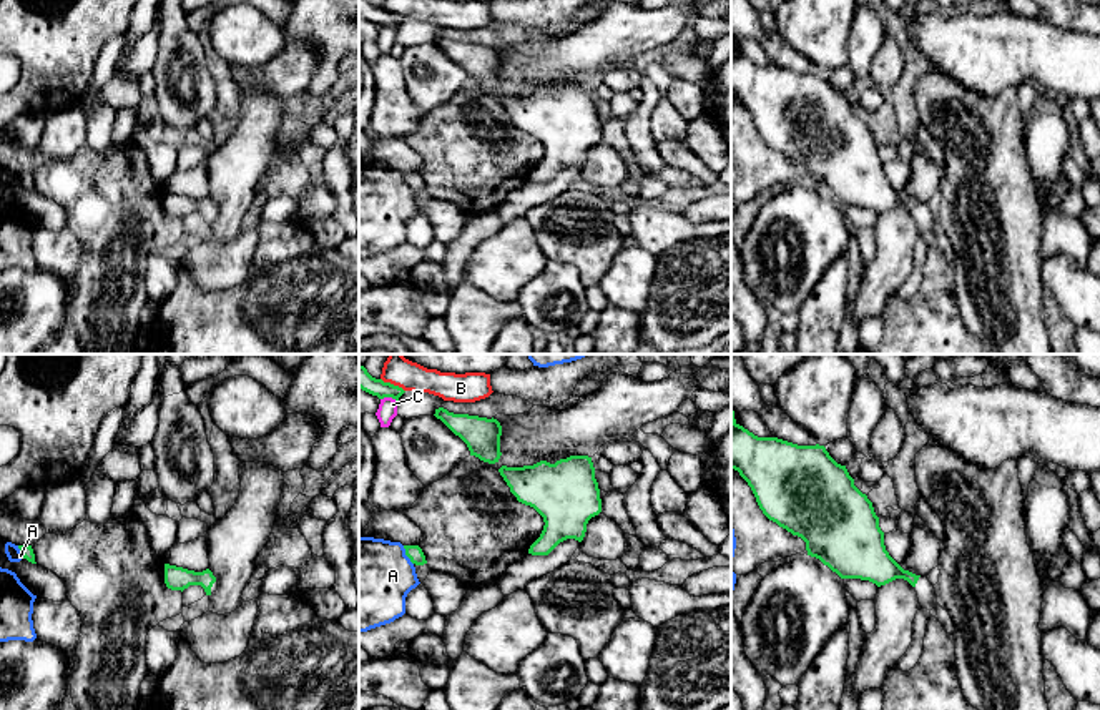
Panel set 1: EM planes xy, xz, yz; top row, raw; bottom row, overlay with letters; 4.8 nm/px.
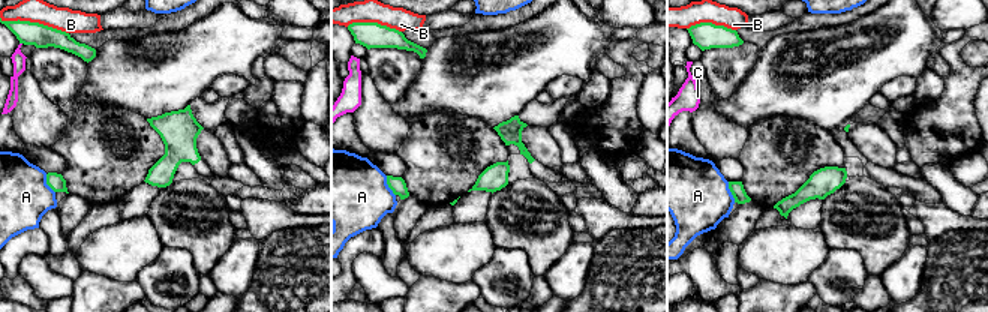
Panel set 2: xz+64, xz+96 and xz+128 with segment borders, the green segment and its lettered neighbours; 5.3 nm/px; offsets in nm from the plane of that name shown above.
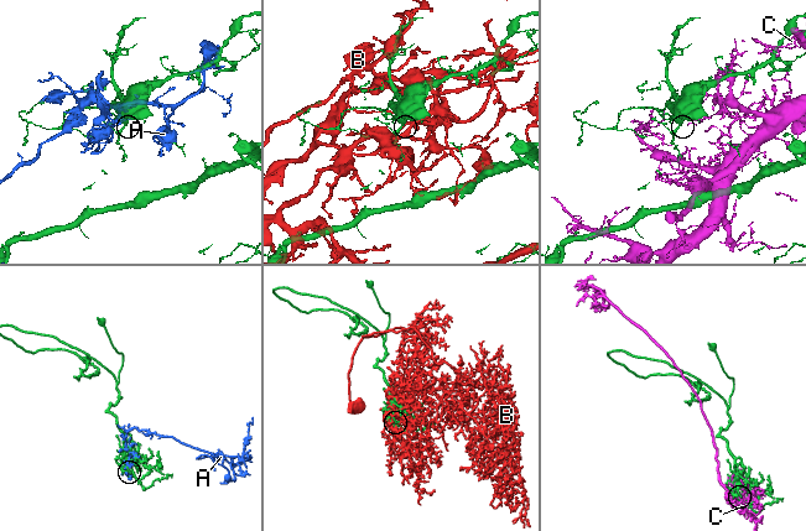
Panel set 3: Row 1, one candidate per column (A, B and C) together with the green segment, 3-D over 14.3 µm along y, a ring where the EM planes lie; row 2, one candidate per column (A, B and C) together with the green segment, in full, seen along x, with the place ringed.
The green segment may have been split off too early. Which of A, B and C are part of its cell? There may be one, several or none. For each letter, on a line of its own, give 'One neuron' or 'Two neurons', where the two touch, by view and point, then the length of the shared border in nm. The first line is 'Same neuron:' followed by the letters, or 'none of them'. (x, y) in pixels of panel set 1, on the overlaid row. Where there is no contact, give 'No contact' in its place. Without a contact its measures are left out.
Same neuron: none of them
A: Two neurons. Touches green at xz (407, 556). Shared border 110 nm
B: Two neurons. Touches green at xz (392, 384). Shared border 140 nm
C: Two neurons. Touches green at xz (389, 396). Shared border 80 nm

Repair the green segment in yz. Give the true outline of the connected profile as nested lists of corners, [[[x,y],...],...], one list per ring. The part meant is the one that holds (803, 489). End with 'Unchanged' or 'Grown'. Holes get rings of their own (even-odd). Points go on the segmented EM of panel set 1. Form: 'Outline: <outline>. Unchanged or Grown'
Outline: [[[731,409],[731,469],[748,482],[763,514],[801,537],[808,555],[819,559],[841,579],[869,580],[877,587],[904,579],[916,589],[922,609],[937,607],[935,589],[929,579],[904,570],[889,555],[872,502],[854,486],[846,466],[837,464],[824,446],[758,437],[736,422]]]. Grown

